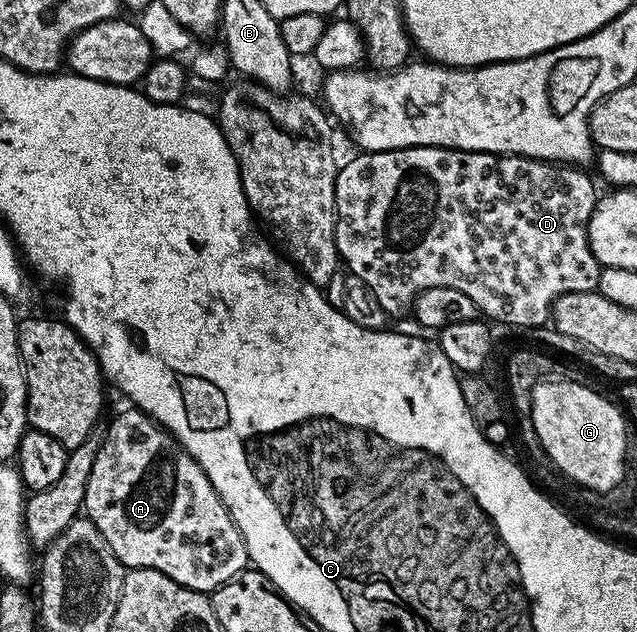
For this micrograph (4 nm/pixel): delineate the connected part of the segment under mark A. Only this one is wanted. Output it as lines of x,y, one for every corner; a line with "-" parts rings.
135,408
127,409
122,411
112,423
107,423
104,443
94,460
94,468
90,471
90,480
86,484
86,496
82,507
83,513
94,524
94,528
98,528
98,532
102,532
106,544
110,544
114,556
125,568
157,570
166,576
170,576
170,580
174,580
191,590
203,590
205,592
217,590
222,584
226,584
231,578
241,574
249,565
246,544
242,540
242,536
238,532
226,504
218,496
218,492
214,492
214,484
210,484
206,472
202,472
202,468
180,447
179,442
164,427
157,426
156,421
151,416
143,414
141,410

